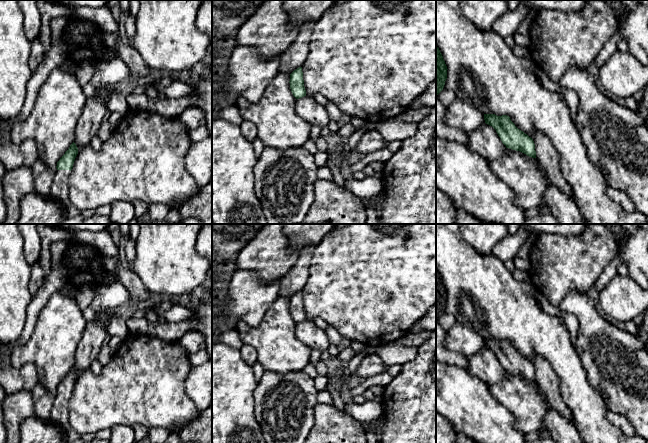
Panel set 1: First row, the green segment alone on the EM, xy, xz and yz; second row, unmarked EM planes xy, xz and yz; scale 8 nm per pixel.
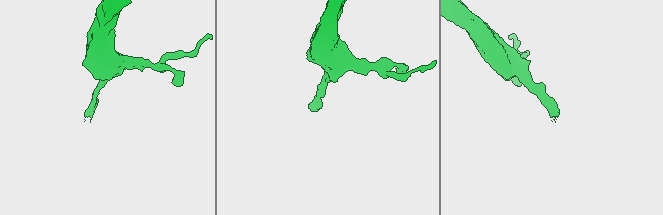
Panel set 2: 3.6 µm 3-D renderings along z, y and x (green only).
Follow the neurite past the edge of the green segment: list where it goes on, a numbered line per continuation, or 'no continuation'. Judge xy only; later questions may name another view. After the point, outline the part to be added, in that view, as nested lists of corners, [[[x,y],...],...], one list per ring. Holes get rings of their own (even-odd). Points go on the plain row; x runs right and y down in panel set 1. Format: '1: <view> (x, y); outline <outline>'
1: xy (59, 415); outline [[[56,394],[53,400],[53,407],[49,420],[63,428],[68,441],[80,439],[80,434],[76,433],[69,426],[69,400],[70,394]]]

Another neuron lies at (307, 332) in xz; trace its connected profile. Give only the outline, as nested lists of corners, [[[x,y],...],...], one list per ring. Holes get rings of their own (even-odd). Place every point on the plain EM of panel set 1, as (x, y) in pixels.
[[[304,320],[297,323],[295,335],[298,340],[311,349],[327,350],[330,342],[324,330],[315,325],[313,321]]]

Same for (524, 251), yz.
[[[524,243],[518,250],[517,256],[521,259],[529,259],[531,245]]]

